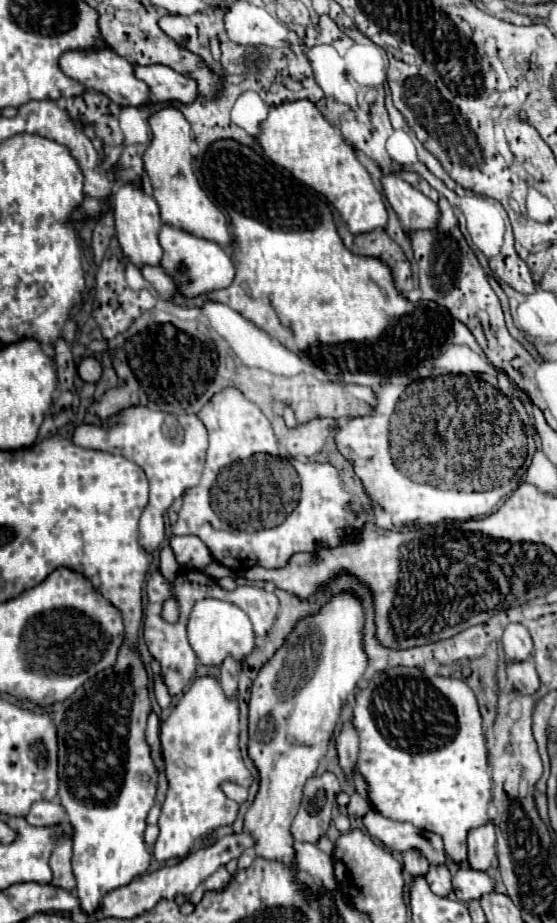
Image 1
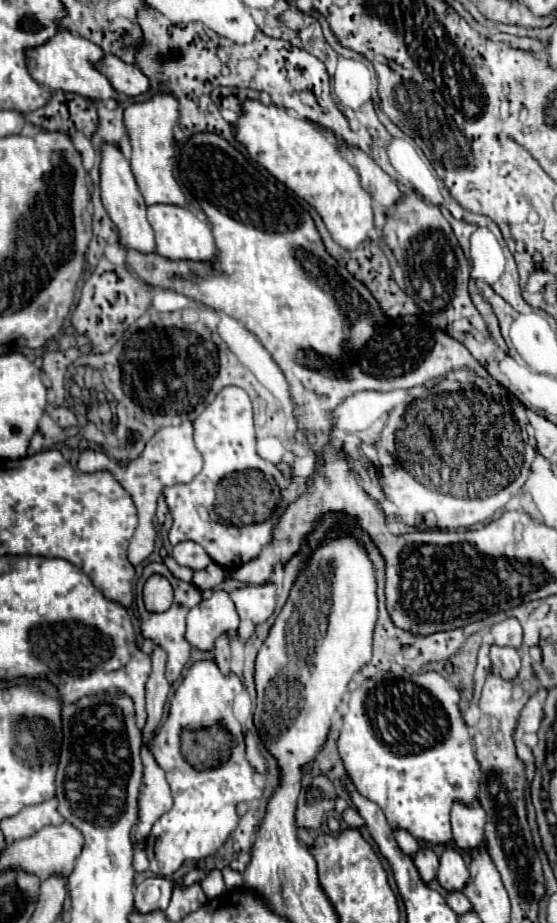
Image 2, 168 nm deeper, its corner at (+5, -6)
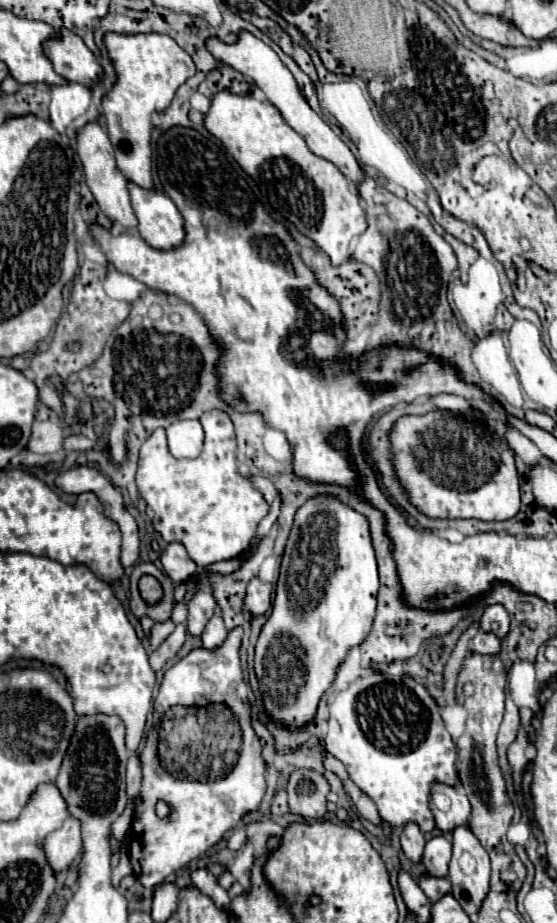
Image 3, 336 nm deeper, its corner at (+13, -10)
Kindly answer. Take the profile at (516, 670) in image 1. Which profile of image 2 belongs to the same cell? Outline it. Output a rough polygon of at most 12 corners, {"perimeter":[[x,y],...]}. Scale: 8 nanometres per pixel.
{"perimeter":[[491,645],[491,663],[503,679],[521,667],[519,651]]}

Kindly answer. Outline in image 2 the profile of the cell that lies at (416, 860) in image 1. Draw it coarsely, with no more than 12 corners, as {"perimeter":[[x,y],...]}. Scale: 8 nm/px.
{"perimeter":[[393,829],[403,853],[413,857],[419,841],[405,829]]}

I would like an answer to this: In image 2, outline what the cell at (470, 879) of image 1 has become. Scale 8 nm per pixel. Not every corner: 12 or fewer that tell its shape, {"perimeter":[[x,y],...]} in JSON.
{"perimeter":[[447,845],[439,857],[437,881],[459,891],[469,879],[461,853]]}

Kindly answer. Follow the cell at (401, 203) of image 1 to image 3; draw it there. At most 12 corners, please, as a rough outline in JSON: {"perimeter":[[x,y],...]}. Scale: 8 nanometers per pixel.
{"perimeter":[[251,33],[225,45],[209,39],[221,63],[251,77],[315,155],[351,183],[361,163],[307,105],[293,75]]}

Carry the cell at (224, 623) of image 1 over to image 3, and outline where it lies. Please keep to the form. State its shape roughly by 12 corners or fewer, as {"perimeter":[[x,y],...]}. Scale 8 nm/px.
{"perimeter":[[197,591],[189,603],[187,631],[203,633],[217,611],[211,591]]}

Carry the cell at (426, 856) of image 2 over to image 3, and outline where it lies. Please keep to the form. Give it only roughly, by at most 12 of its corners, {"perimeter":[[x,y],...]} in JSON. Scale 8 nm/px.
{"perimeter":[[415,823],[403,827],[401,847],[407,859],[421,861],[425,835]]}

